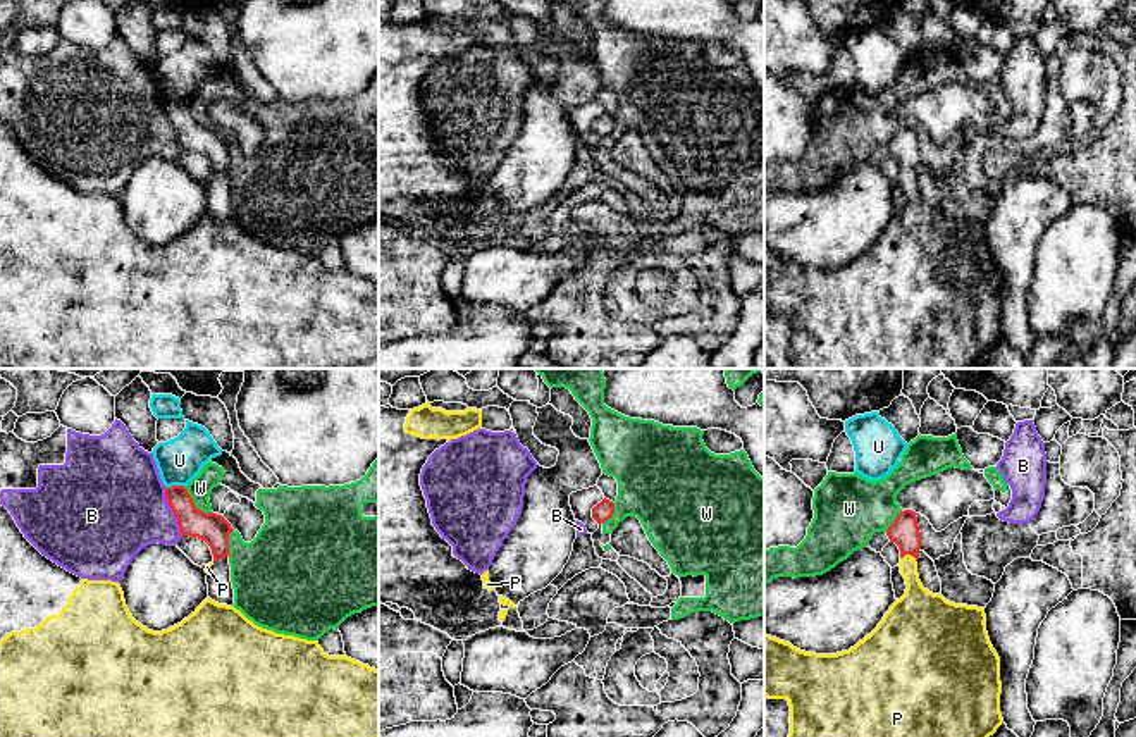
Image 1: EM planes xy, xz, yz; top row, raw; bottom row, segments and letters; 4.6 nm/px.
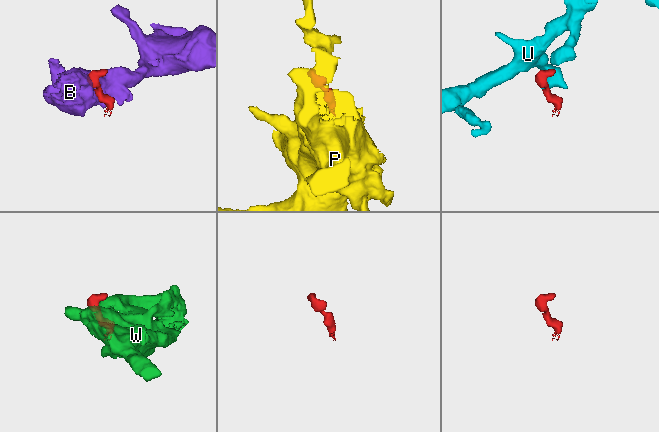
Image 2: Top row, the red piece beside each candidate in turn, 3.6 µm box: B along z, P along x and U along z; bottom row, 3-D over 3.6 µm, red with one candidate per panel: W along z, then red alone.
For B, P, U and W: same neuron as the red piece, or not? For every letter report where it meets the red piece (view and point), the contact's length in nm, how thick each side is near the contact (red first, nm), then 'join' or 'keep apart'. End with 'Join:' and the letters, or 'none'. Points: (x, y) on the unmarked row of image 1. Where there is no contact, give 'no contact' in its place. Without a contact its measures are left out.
B: xy (172, 124) | 240 nm | 150/440 nm | keep apart
P: yz (909, 167) | 80 nm | 140/170 nm | join
U: xy (174, 100) | 100 nm | 140/220 nm | keep apart
W: xy (193, 119) | 180 nm | 150/110 nm | keep apart
Join: P

